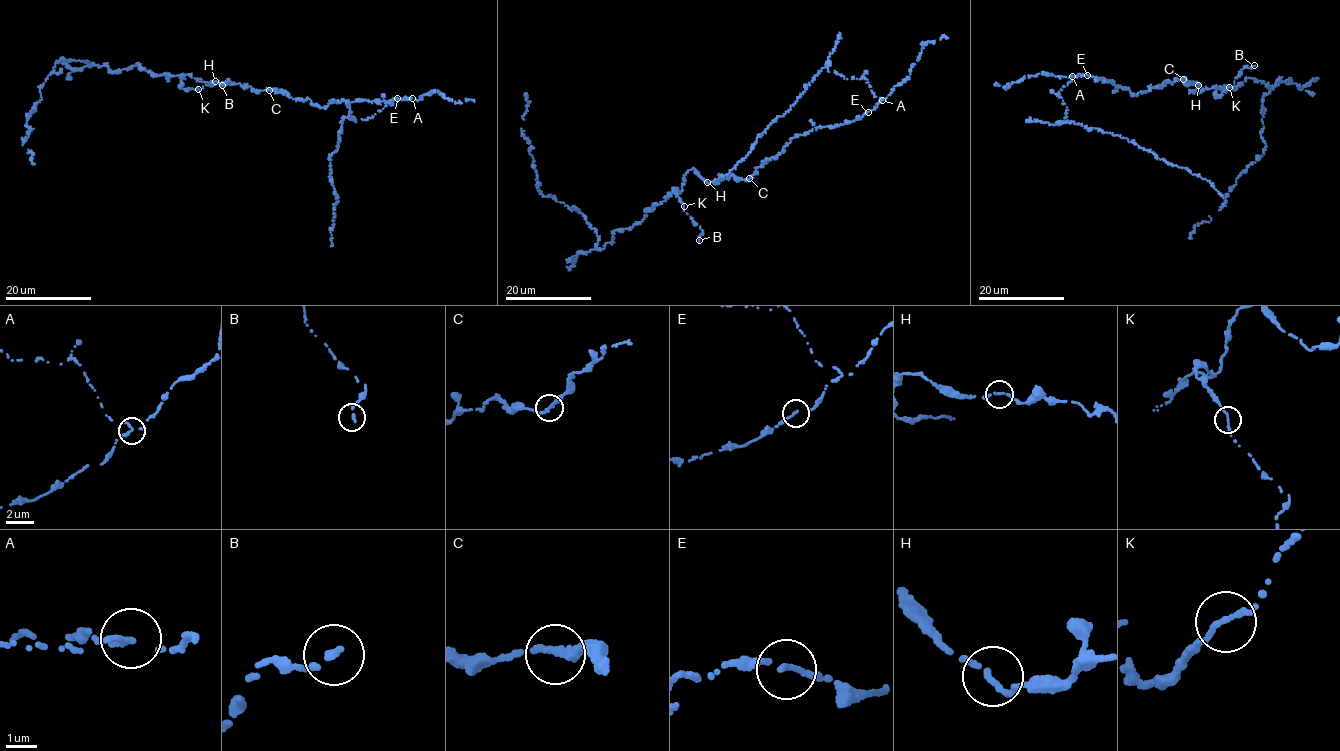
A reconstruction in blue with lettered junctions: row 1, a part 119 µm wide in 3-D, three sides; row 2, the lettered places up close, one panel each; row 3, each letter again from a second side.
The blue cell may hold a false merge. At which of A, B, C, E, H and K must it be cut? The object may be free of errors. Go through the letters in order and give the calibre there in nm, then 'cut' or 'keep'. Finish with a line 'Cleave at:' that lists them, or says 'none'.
A: 280 nm | cut
B: 280 nm | keep
C: 280 nm | keep
E: 160 nm | keep
H: 190 nm | keep
K: 260 nm | keep
Cleave at: A

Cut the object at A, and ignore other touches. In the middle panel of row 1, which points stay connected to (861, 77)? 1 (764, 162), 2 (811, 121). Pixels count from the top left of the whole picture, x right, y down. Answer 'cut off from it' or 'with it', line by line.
1: cut off from it
2: cut off from it

